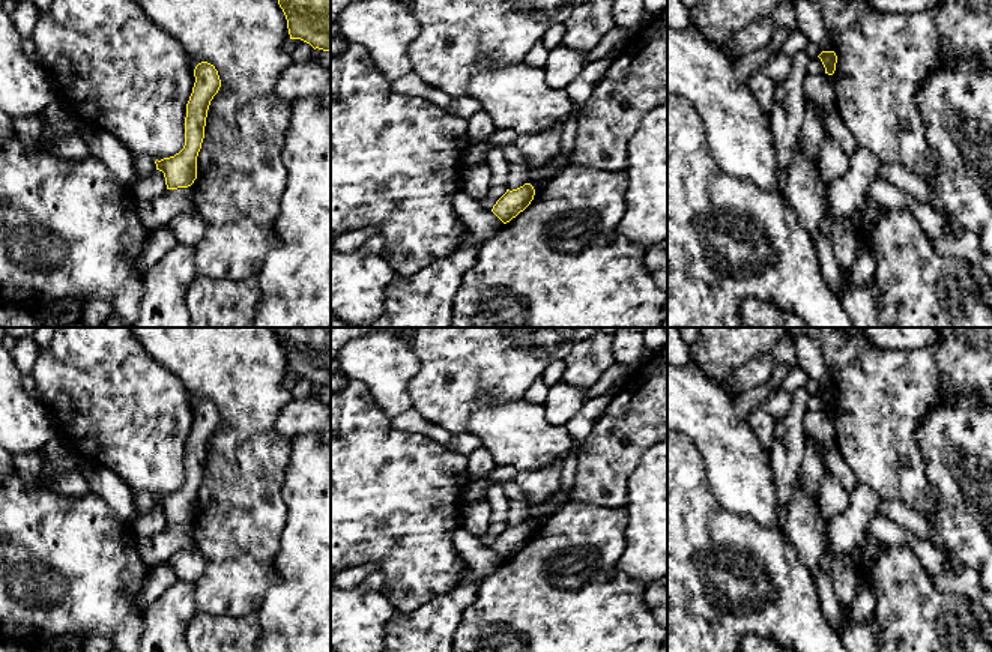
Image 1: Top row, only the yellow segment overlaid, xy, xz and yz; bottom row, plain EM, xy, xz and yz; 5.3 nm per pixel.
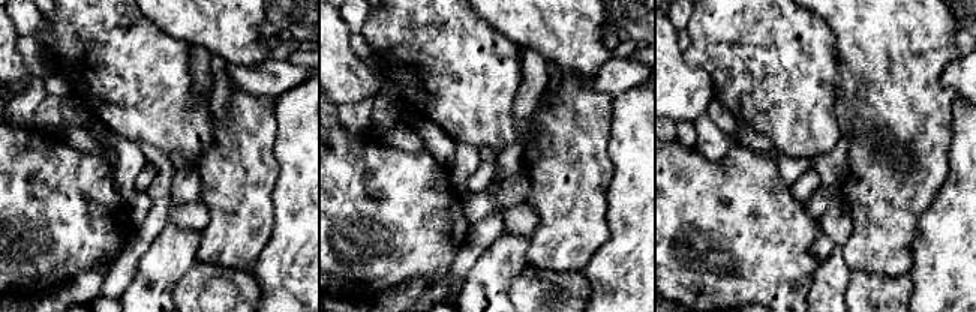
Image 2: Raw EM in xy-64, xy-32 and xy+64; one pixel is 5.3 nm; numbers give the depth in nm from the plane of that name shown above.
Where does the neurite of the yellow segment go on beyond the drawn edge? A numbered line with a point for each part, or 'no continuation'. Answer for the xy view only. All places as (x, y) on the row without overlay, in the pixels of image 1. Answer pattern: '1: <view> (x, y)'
1: xy (145, 501)

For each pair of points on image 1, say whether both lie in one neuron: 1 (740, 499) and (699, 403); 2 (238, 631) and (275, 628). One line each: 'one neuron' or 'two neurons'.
1: one neuron
2: two neurons

